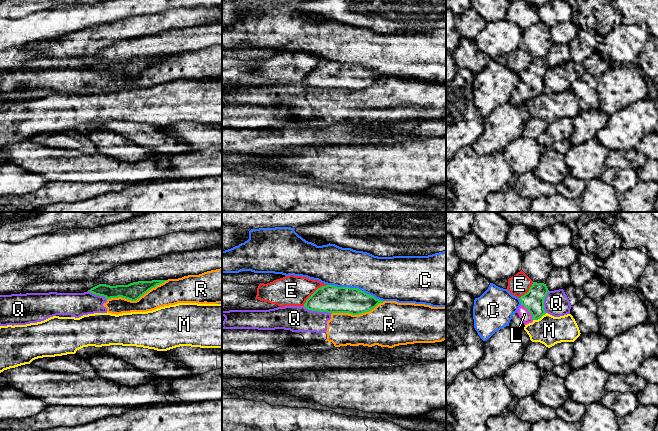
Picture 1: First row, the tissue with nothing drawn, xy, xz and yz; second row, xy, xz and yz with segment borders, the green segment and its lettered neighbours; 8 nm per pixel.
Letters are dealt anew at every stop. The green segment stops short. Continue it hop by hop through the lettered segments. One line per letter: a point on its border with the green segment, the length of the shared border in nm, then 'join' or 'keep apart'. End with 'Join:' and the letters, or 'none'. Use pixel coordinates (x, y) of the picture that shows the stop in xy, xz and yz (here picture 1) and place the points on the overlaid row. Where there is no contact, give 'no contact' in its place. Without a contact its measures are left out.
C: contact xz (355, 288); length 480 nm; keep apart
E: contact xz (313, 293); length 260 nm; keep apart
L: contact yz (529, 311); length 160 nm; join
M: contact yz (539, 318); length 130 nm; keep apart
Q: contact xz (317, 310); length 240 nm; keep apart
R: contact xy (137, 299); length 500 nm; keep apart
Join: L

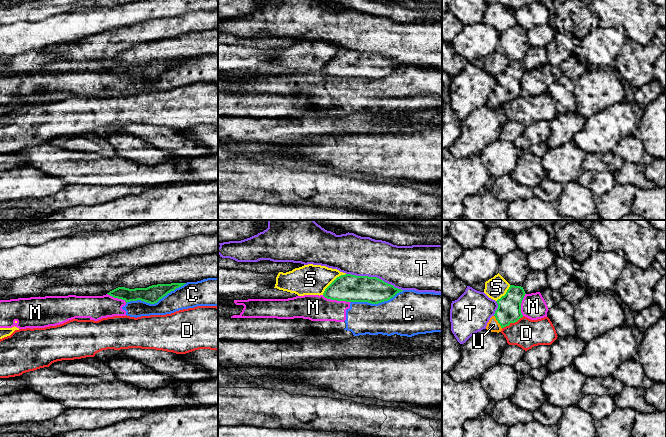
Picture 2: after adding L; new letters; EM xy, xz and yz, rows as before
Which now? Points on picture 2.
C: contact xy (156, 302); length 500 nm; keep apart
D: contact yz (512, 322); length 200 nm; keep apart
M: contact xz (336, 299); length 240 nm; keep apart
S: contact xz (332, 282); length 260 nm; keep apart
T: contact xz (374, 277); length 480 nm; keep apart
U: contact yz (498, 322); length 130 nm; join
Join: U

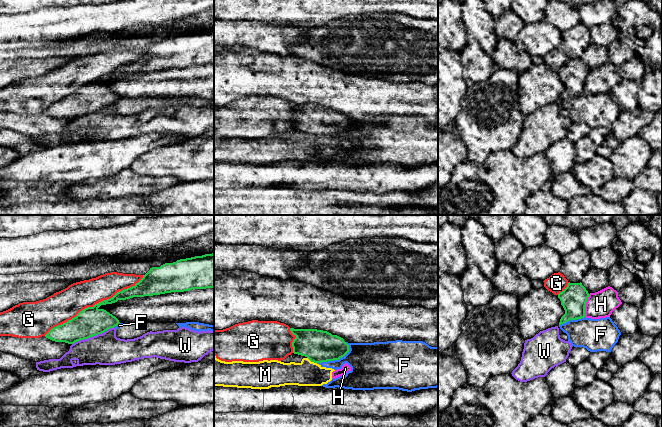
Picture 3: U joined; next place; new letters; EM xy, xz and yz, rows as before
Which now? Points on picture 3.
F: contact xz (335, 359); length 300 nm; keep apart
G: contact xy (95, 304); length 950 nm; keep apart
H: contact yz (585, 305); length 190 nm; keep apart
M: contact xz (312, 361); length 90 nm; keep apart
W: contact xy (92, 336); length 360 nm; keep apart
Join: none

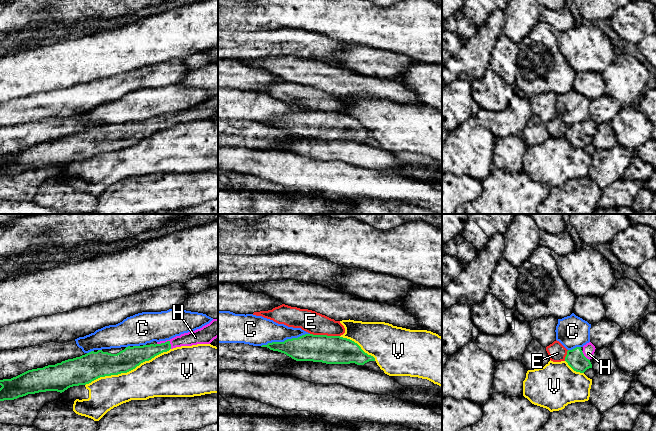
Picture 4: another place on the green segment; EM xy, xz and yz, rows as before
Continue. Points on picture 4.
C: contact xz (285, 340); length 400 nm; keep apart
E: contact xz (325, 335); length 240 nm; keep apart
H: contact xy (166, 342); length 130 nm; join
V: contact xy (127, 371); length 750 nm; keep apart
Join: H

